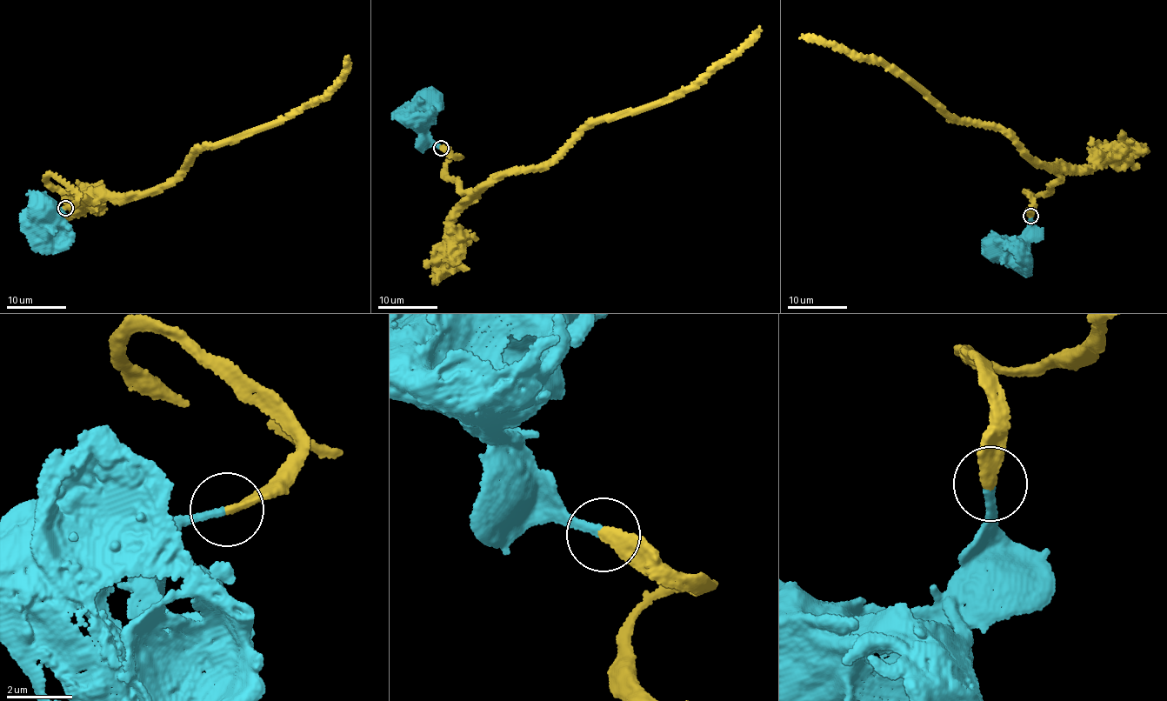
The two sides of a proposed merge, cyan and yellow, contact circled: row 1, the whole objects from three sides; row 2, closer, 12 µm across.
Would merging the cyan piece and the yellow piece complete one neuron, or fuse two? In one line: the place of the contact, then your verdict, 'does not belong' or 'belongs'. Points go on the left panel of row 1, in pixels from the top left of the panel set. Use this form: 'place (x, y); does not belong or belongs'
place (65, 208); belongs

